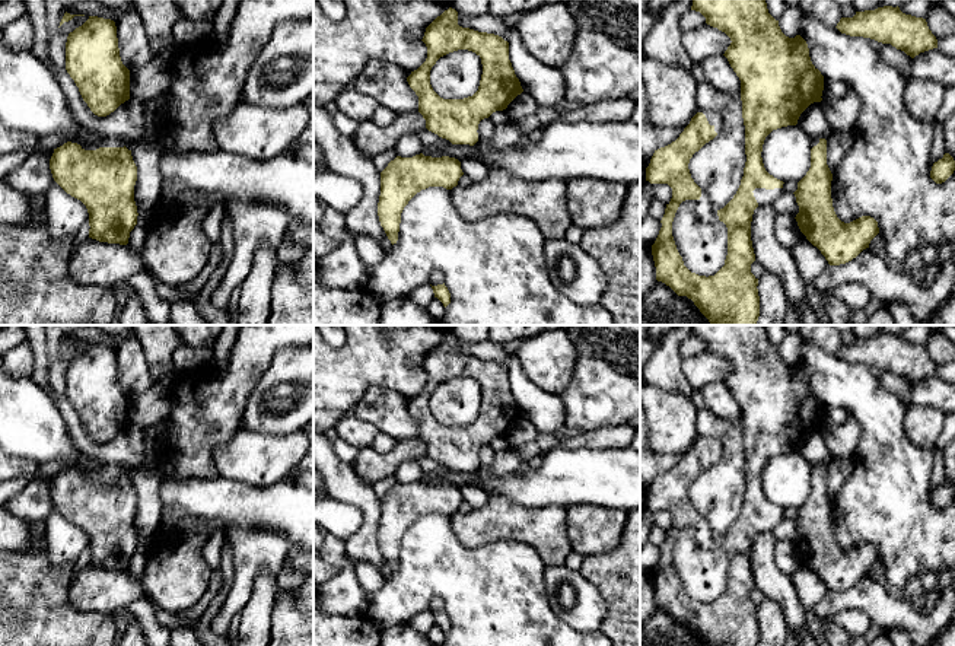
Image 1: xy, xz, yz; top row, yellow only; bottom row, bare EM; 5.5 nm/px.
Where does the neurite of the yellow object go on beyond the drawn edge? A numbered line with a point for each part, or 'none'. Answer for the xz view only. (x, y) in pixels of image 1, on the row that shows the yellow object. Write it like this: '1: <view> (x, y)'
none

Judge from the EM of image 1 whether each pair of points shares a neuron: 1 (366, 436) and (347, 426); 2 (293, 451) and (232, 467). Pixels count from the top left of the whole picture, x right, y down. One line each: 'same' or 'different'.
1: same
2: same

